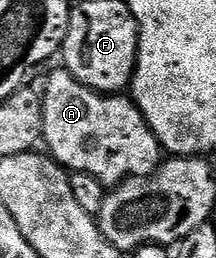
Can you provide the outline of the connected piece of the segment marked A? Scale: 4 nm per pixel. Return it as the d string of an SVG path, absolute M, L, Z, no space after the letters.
M64 69L51 72L43 86L43 129L43 143L49 146L47 151L52 158L70 172L90 174L109 189L127 179L142 179L152 175L163 162L162 145L132 98L92 91Z

